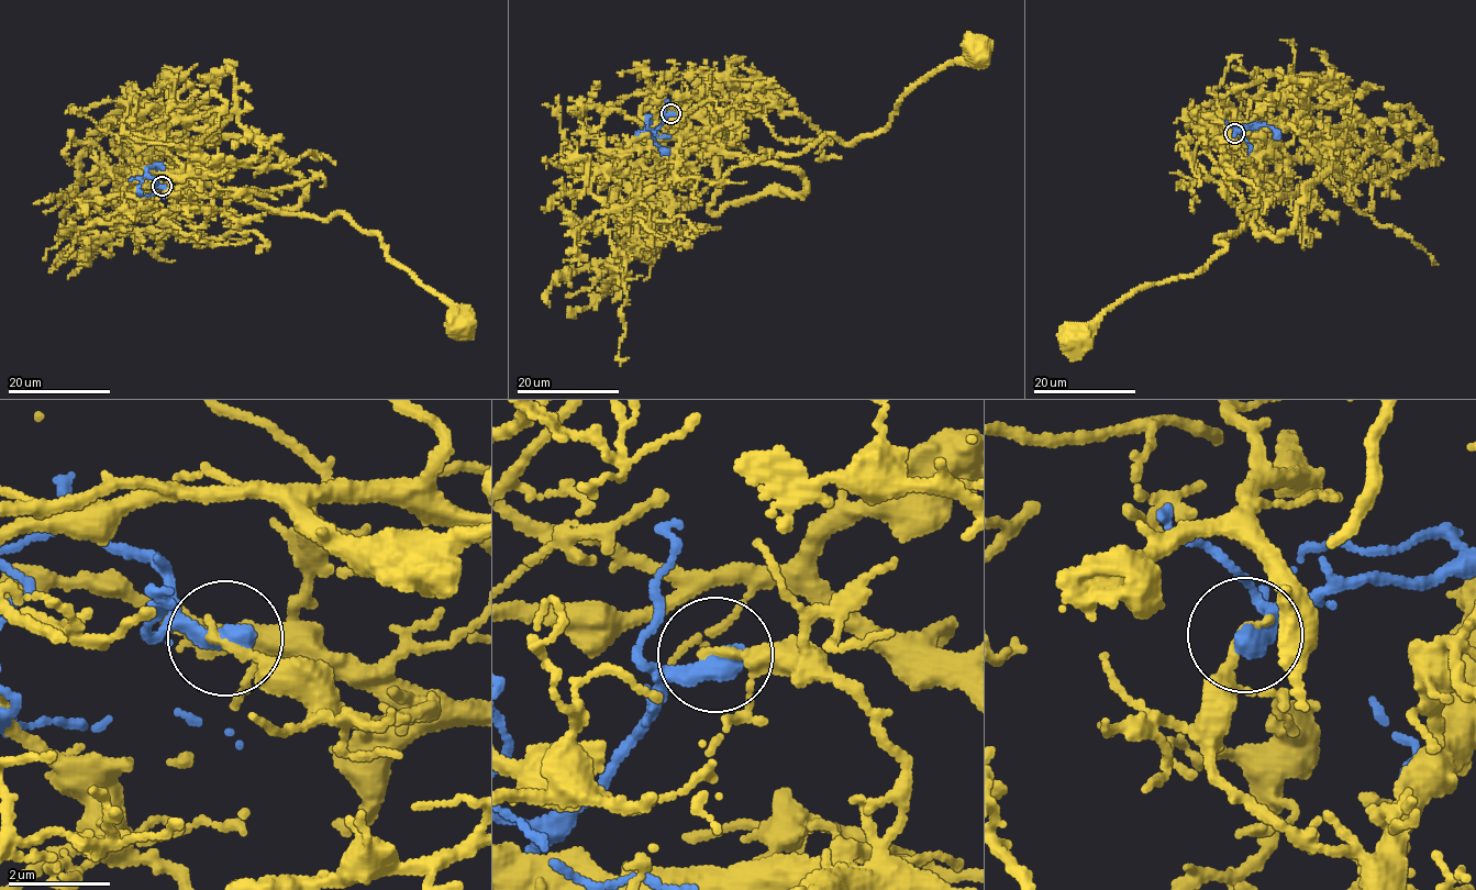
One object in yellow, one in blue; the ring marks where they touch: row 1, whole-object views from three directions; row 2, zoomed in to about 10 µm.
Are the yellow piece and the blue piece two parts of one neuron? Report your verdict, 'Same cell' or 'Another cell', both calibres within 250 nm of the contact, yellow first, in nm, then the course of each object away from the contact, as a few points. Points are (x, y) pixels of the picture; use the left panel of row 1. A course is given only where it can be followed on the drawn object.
Another cell. Thickness 200 nm (yellow) against 480 nm. Course of yellow: (162, 186), (175, 193), (252, 199), (321, 219), (347, 215), (378, 235), (388, 258), (462, 316). Course of blue: (162, 186), (150, 176), (139, 178), (142, 195), (157, 192), (164, 197)

